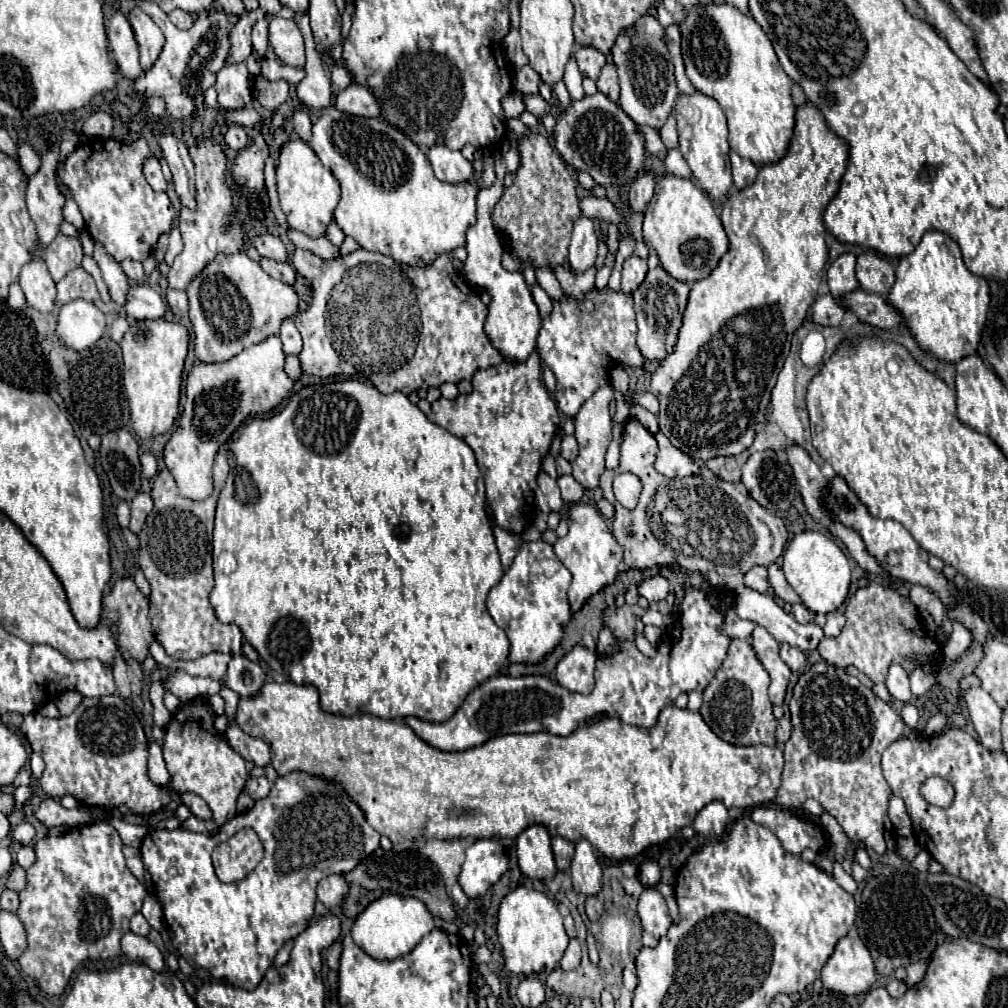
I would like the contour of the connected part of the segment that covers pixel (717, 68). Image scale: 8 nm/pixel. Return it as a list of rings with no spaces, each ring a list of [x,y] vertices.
[[[708,4],[706,8],[698,6],[698,12],[692,10],[690,18],[686,18],[680,24],[680,30],[682,30],[682,54],[684,54],[686,74],[690,82],[696,86],[696,90],[700,90],[706,96],[712,96],[722,106],[728,118],[730,148],[736,150],[742,158],[756,162],[756,166],[772,164],[784,158],[796,124],[794,120],[796,106],[790,96],[792,80],[788,78],[788,74],[784,74],[784,68],[780,66],[774,54],[772,42],[768,40],[760,24],[730,4],[720,4],[720,6]]]

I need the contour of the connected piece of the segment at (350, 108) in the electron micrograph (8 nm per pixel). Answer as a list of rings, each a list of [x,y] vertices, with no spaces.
[[[350,84],[346,90],[342,90],[336,96],[336,108],[344,114],[362,116],[362,118],[382,118],[380,104],[376,102],[376,96],[368,90],[368,86]]]

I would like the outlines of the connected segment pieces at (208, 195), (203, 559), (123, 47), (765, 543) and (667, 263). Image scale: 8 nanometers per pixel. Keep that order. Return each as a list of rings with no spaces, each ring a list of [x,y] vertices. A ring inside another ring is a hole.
[[[202,140],[198,146],[190,146],[190,156],[196,166],[196,210],[182,208],[178,228],[184,238],[184,250],[176,256],[174,264],[168,272],[168,288],[186,290],[192,278],[208,264],[218,252],[234,254],[244,248],[244,226],[232,212],[232,192],[226,186],[228,174],[228,158],[224,156],[220,144],[214,140]],[[232,224],[230,230],[226,226]]]
[[[218,454],[216,462],[213,464],[213,484],[214,490],[210,498],[204,502],[192,502],[188,498],[182,498],[176,490],[174,478],[170,476],[168,470],[162,470],[152,486],[152,500],[154,500],[154,510],[148,516],[142,532],[138,534],[140,538],[140,568],[150,582],[150,622],[156,634],[156,640],[164,646],[166,654],[174,660],[196,660],[200,656],[206,656],[210,652],[224,652],[224,654],[234,654],[242,650],[242,632],[236,624],[220,624],[210,602],[210,590],[214,586],[214,576],[212,576],[212,528],[214,528],[214,510],[216,502],[220,496],[220,490],[226,482],[228,476],[228,460],[226,456]]]
[[[116,12],[106,26],[106,34],[110,42],[110,54],[122,76],[130,80],[138,78],[144,70],[138,62],[138,44],[134,40],[134,32],[128,18]]]
[[[630,418],[624,424],[624,436],[620,444],[620,466],[616,470],[606,470],[600,476],[600,488],[604,490],[604,498],[614,504],[614,522],[612,522],[612,534],[614,538],[624,546],[624,564],[634,570],[646,570],[654,566],[672,566],[678,564],[680,568],[688,572],[716,572],[718,576],[734,576],[744,574],[752,566],[768,566],[776,562],[786,546],[788,530],[784,526],[784,520],[770,514],[764,506],[760,506],[754,498],[738,490],[734,484],[714,476],[690,476],[690,478],[664,478],[654,468],[656,460],[656,438],[650,430],[646,430],[636,418]],[[622,472],[634,472],[640,476],[644,488],[638,500],[638,506],[634,510],[626,510],[612,494],[612,478]]]
[[[672,174],[656,182],[656,192],[644,212],[644,242],[658,252],[662,268],[686,284],[708,278],[728,252],[728,236],[712,208],[710,196],[694,186],[692,180]]]

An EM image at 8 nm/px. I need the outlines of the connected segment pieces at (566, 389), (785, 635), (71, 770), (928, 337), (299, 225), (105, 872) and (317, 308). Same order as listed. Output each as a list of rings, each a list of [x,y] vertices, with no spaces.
[[[594,288],[584,300],[568,296],[566,302],[556,302],[552,314],[542,318],[536,348],[542,362],[556,374],[556,402],[566,416],[576,416],[580,406],[608,382],[608,370],[614,364],[628,364],[636,368],[644,364],[636,346],[632,296],[624,292],[610,292],[610,288]]]
[[[736,588],[734,612],[736,612],[740,618],[752,620],[754,624],[764,626],[778,642],[784,642],[784,640],[786,640],[786,644],[796,646],[796,648],[802,650],[802,652],[814,652],[814,650],[818,648],[818,644],[822,642],[822,638],[824,638],[824,632],[822,632],[822,628],[820,628],[816,622],[798,624],[790,614],[786,614],[786,612],[776,604],[776,600],[774,600],[770,594],[760,594],[760,592],[752,590],[752,588]]]
[[[110,694],[104,698],[82,696],[82,702],[76,706],[76,710],[70,716],[44,718],[38,712],[32,712],[24,716],[24,720],[26,722],[20,726],[20,730],[26,734],[30,748],[40,756],[44,756],[46,762],[46,770],[44,770],[44,778],[40,778],[40,786],[50,798],[62,798],[70,794],[88,808],[104,808],[104,810],[126,806],[130,804],[132,798],[132,806],[128,808],[138,814],[152,814],[170,804],[168,790],[154,786],[148,778],[148,768],[146,768],[148,742],[144,736],[144,728],[138,722],[132,708],[118,694]]]
[[[926,232],[916,246],[916,250],[904,258],[900,258],[900,264],[896,268],[896,282],[890,288],[886,296],[888,304],[900,312],[902,324],[910,330],[912,338],[918,342],[922,350],[926,350],[930,356],[956,364],[960,358],[966,358],[976,352],[980,334],[986,322],[986,312],[990,304],[990,290],[988,280],[982,276],[974,276],[962,262],[962,254],[958,244],[948,238],[942,232]]]
[[[294,138],[282,144],[278,166],[276,166],[276,182],[280,206],[288,218],[290,228],[300,230],[308,236],[324,236],[326,226],[334,218],[334,208],[340,200],[340,184],[334,174],[322,166],[322,162],[312,154],[308,142]]]
[[[106,822],[72,828],[62,836],[46,836],[36,842],[34,850],[36,862],[26,870],[28,884],[18,892],[18,916],[28,930],[28,948],[18,962],[22,970],[38,982],[42,992],[48,996],[62,996],[70,982],[70,976],[84,962],[114,960],[120,956],[120,940],[130,930],[130,918],[140,912],[146,890],[126,866],[122,840],[116,828]]]
[[[298,248],[292,264],[312,282],[312,304],[304,314],[294,318],[294,324],[304,338],[304,348],[298,358],[306,374],[318,378],[346,374],[368,380],[384,394],[392,394],[394,390],[410,394],[418,388],[428,390],[444,382],[458,384],[460,380],[470,380],[472,372],[504,362],[504,356],[484,334],[488,308],[466,280],[456,274],[448,254],[438,256],[436,262],[426,268],[410,270],[410,266],[404,266],[404,276],[394,258],[364,248],[334,260],[322,260],[316,254]]]

